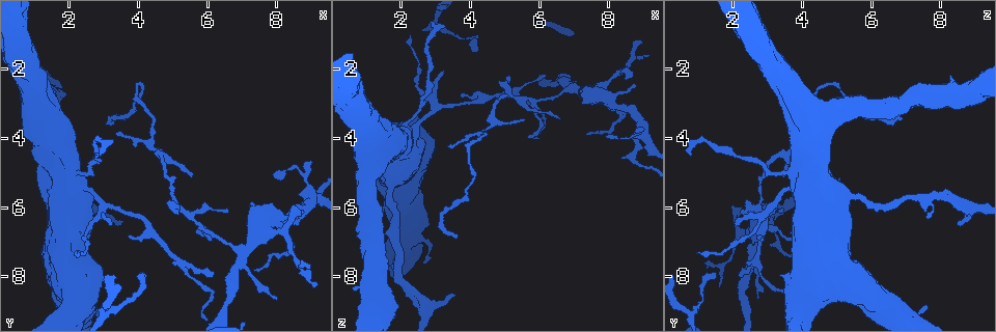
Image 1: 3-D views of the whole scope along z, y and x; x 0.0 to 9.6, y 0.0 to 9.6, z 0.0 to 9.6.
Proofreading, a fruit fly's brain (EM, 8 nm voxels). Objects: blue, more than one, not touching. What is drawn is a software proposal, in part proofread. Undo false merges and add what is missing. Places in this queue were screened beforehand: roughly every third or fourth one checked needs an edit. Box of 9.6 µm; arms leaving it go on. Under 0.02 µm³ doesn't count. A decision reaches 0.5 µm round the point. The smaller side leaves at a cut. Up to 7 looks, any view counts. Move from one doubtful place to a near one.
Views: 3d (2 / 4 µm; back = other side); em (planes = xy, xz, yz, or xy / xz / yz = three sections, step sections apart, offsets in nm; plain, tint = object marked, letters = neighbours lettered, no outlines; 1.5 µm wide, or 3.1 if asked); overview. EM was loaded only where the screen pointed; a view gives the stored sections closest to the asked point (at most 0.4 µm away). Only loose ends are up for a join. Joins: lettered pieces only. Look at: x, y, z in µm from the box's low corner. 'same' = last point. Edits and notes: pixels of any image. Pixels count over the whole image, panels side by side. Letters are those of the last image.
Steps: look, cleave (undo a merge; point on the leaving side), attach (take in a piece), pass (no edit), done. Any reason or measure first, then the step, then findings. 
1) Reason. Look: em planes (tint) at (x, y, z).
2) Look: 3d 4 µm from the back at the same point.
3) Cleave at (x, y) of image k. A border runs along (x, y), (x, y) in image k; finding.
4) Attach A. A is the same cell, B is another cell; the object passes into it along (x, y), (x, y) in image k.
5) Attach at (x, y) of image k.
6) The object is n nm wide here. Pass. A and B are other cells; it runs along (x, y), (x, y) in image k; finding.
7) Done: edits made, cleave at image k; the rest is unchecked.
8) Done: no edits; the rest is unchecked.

Look: em planes (letters) at (2.20, 7.35, 1.00).

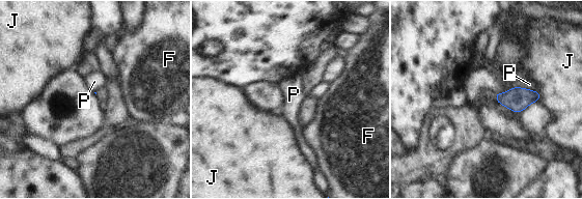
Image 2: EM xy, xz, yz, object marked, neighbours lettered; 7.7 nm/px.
The longest contact is with P, 220 nm. Pass. F, J and P are other cells; none of them fits.

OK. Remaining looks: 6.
Sharp bend. Look: em planes (letters) at (2.95, 9.05, 0.70).

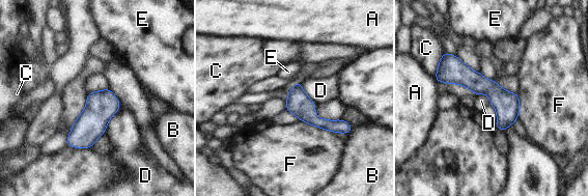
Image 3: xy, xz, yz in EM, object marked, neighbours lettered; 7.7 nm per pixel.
Pass. A, B, C, D, E and F are other cells; a border runs along (120, 104), (104, 132) in image 3; all the same neuron.

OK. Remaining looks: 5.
An open end. Look: em planes (plain) at (8.90, 7.65, 1.20).

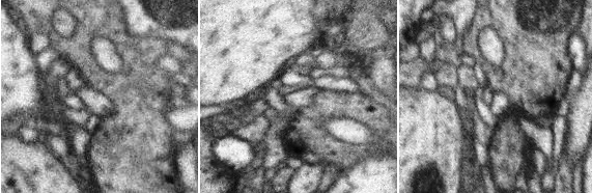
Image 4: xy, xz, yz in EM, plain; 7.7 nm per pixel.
Look: em planes (letters) at the same point.

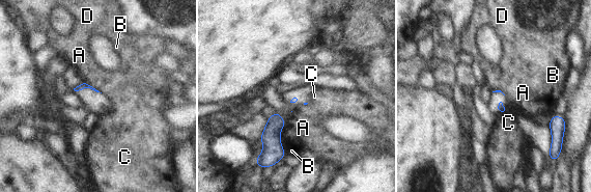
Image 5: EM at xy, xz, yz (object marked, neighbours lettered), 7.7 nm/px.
The longest contact is with A, 160 nm. Pass. A, B, C and D are other cells; no lettered piece goes on from it.

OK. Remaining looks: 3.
Done: no edits; the rest is unchecked.

